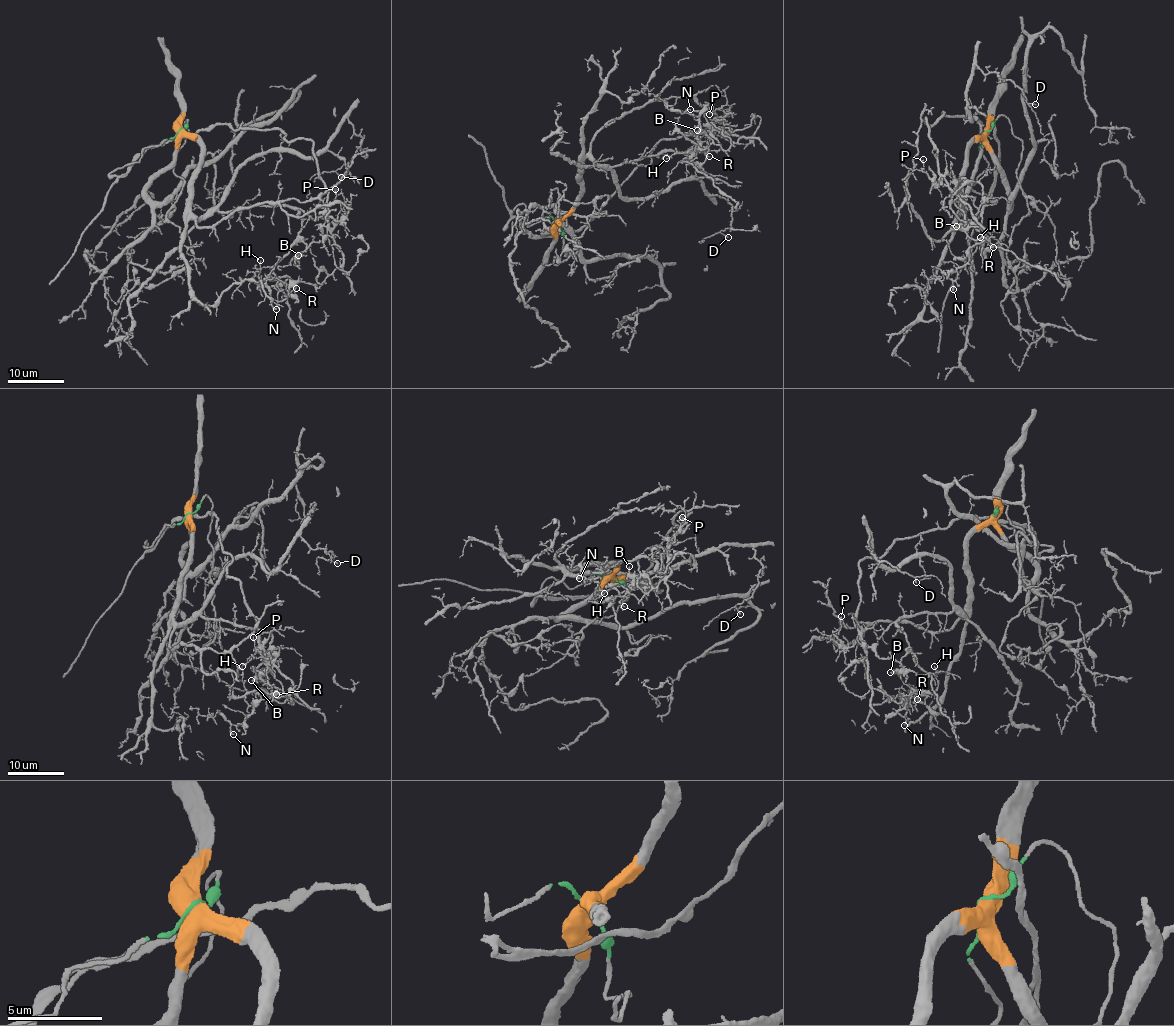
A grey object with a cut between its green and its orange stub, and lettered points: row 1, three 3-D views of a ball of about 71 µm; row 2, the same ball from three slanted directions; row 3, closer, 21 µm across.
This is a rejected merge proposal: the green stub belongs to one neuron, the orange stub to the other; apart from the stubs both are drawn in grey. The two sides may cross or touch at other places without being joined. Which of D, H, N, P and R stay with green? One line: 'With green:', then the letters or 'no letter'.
With green: H, N, P, R

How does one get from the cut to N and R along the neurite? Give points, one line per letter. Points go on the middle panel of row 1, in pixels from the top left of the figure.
N: (557, 222), (520, 203), (505, 227), (574, 232), (664, 138), (743, 136), (724, 151), (691, 109)
R: (557, 222), (529, 225), (520, 203), (505, 227), (574, 232), (664, 138), (709, 124), (743, 136), (710, 157)

